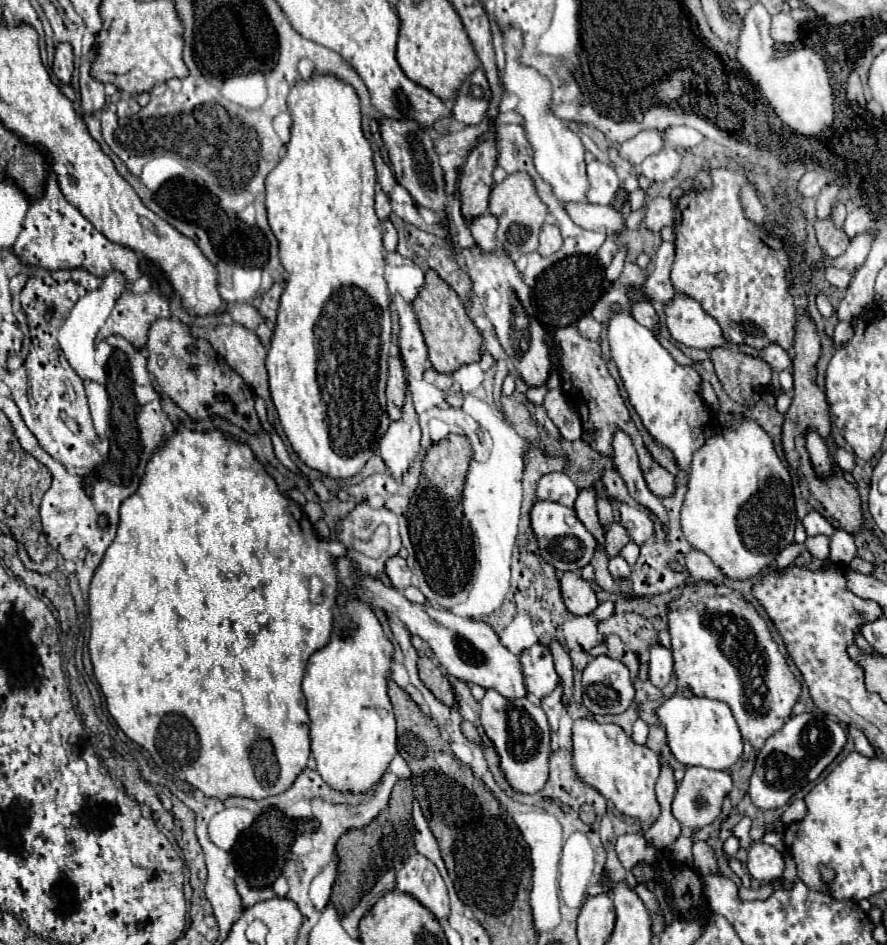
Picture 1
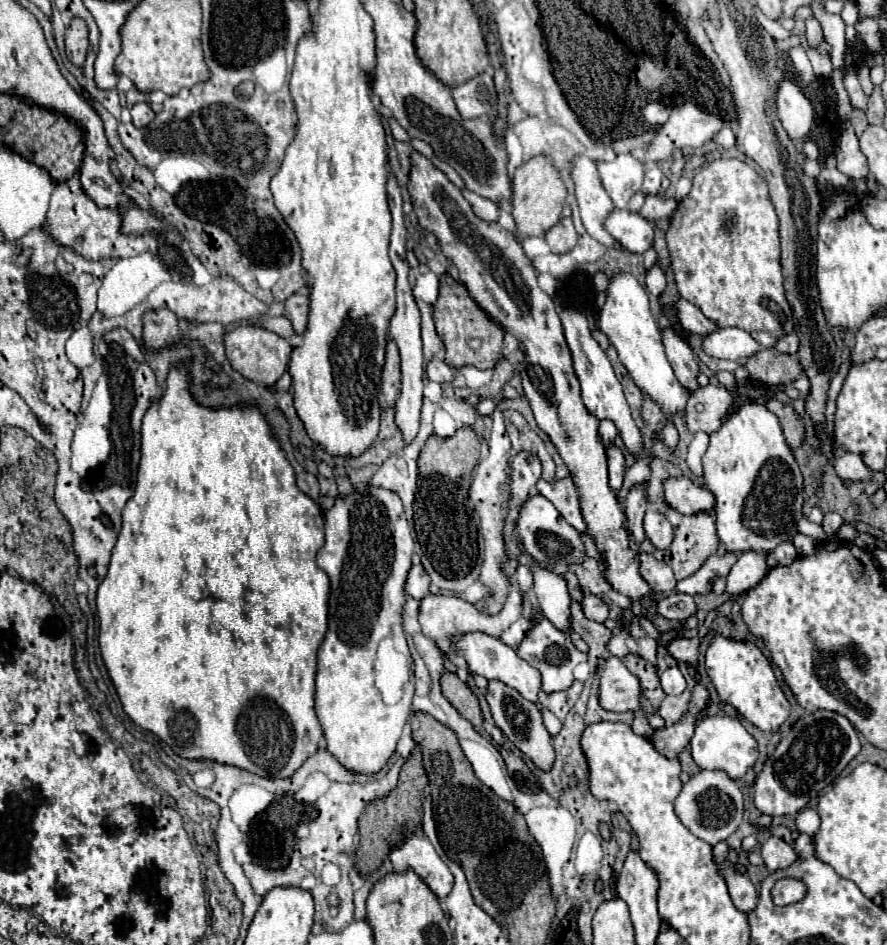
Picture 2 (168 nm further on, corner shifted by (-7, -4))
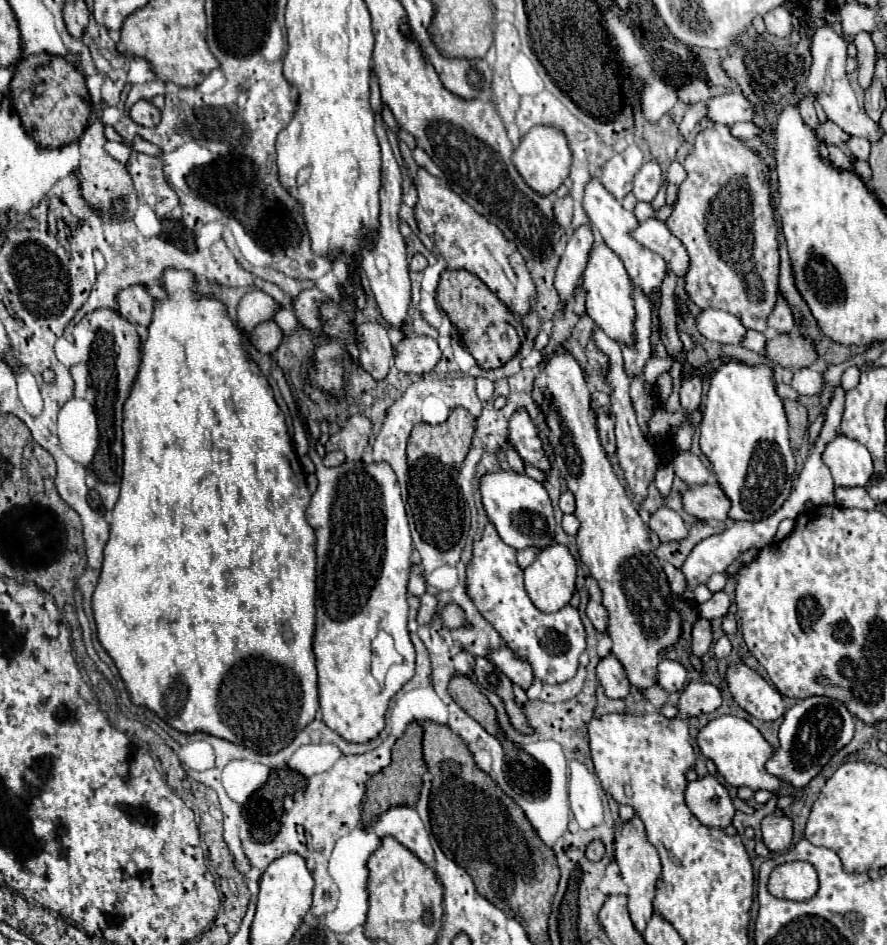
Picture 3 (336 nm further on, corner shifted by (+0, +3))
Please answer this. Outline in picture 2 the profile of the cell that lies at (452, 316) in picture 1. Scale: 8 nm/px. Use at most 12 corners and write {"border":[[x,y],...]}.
{"border":[[443,274],[435,302],[445,362],[493,368],[505,330]]}

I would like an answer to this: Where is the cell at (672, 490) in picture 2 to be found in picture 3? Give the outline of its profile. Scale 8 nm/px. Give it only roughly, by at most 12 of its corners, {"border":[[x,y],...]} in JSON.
{"border":[[694,485],[682,507],[700,521],[724,521],[730,501],[718,485]]}

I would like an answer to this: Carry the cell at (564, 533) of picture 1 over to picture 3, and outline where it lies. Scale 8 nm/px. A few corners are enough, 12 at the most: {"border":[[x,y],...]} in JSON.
{"border":[[514,471],[482,477],[484,509],[506,545],[554,543],[542,483]]}

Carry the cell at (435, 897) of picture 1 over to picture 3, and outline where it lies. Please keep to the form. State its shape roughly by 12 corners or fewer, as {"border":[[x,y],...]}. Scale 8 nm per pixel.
{"border":[[414,807],[388,809],[372,829],[394,837],[424,865],[436,861]]}

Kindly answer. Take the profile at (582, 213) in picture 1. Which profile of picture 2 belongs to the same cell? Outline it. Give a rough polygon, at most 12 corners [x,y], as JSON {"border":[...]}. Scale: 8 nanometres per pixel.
{"border":[[615,210],[605,228],[629,252],[653,248],[653,226],[639,214]]}

